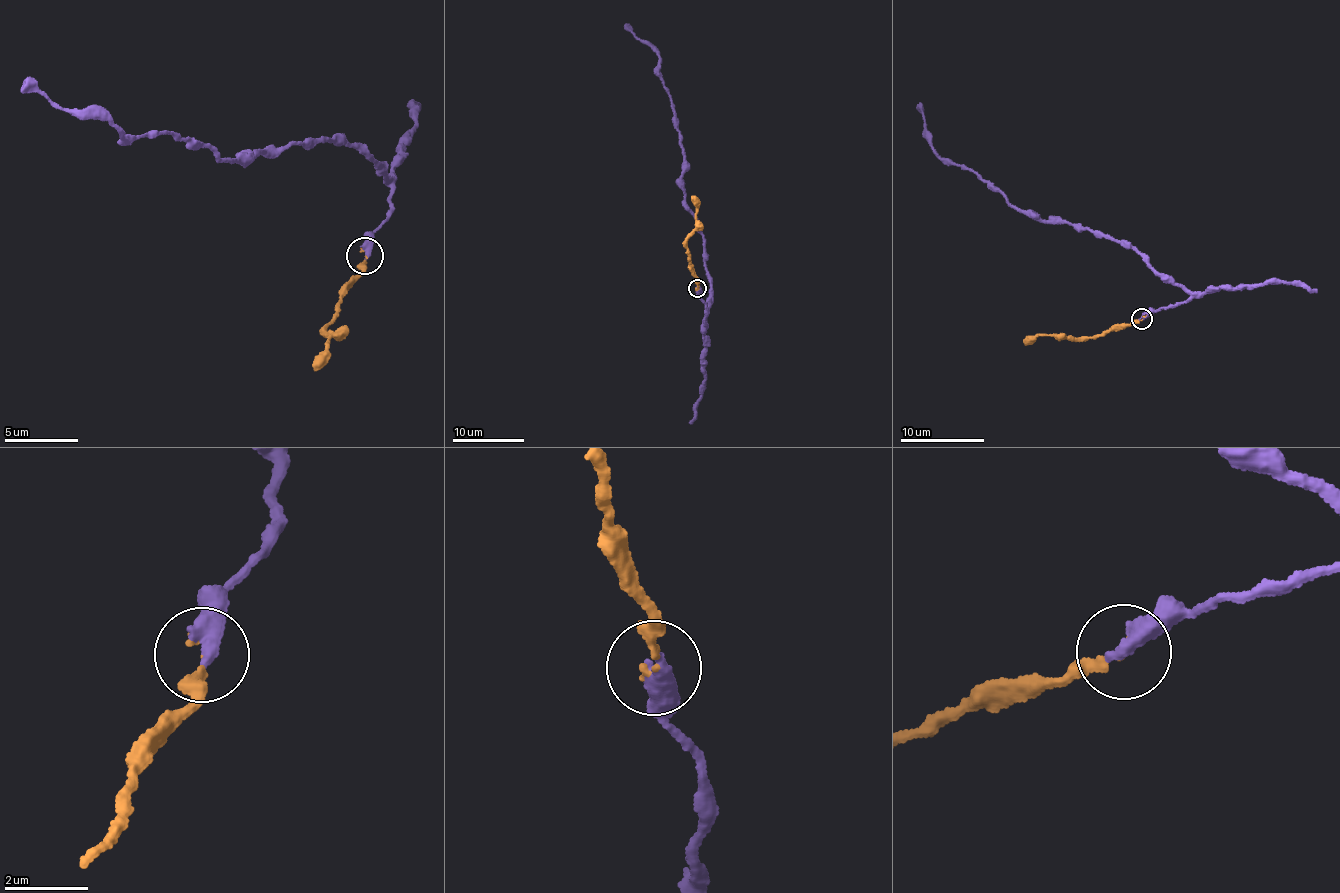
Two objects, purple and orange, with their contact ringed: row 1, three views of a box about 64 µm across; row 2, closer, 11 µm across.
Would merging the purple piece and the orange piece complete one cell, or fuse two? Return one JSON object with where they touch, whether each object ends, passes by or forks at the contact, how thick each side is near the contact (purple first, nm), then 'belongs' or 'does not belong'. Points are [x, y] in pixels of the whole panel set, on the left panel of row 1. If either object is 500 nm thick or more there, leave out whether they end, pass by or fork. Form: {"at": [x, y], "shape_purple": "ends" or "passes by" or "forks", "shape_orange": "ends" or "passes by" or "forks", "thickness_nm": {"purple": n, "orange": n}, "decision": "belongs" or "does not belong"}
{"at": [365, 255], "shape_purple": "ends", "shape_orange": "ends", "thickness_nm": {"purple": 480, "orange": 150}, "decision": "belongs"}

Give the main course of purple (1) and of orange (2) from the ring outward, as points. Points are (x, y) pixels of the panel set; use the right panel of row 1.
1: (1142, 318), (1189, 295), (1139, 253), (1074, 224), (1037, 220), (974, 172), (947, 162), (927, 135), (919, 103)
2: (1142, 318), (1111, 327), (1091, 337), (1040, 334), (1024, 342)

